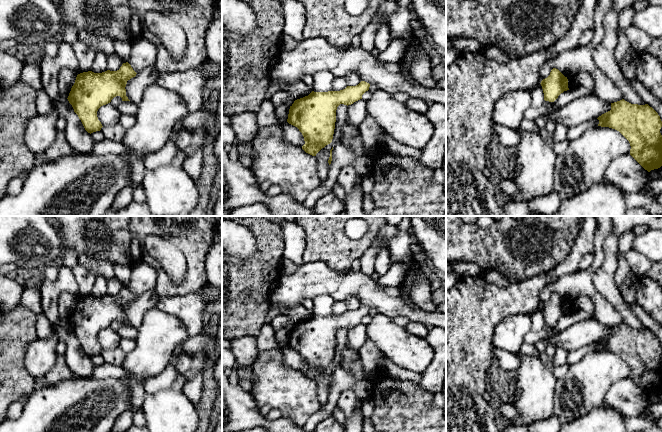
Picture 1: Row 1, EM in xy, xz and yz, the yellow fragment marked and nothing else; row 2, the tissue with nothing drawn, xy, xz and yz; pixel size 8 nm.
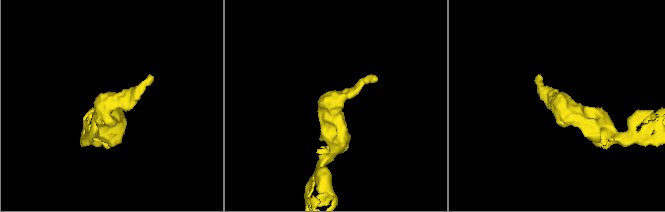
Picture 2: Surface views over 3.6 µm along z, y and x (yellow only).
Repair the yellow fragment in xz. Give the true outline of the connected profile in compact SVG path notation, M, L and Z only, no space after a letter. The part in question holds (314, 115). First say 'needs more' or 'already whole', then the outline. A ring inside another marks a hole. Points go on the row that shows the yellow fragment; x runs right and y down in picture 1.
already whole | M361 81L340 91L314 92L297 99L290 106L287 122L299 129L304 137L302 149L312 155L333 139L336 110L340 104L351 105L362 99L370 84Z

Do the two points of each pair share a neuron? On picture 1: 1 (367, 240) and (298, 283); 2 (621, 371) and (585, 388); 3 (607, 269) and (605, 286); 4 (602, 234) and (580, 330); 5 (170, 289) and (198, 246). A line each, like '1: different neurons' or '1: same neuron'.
1: different neurons
2: same neuron
3: same neuron
4: different neurons
5: same neuron

